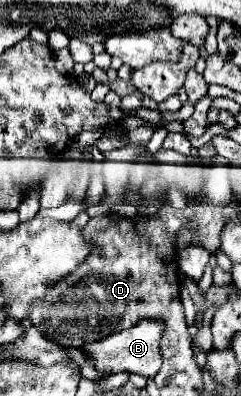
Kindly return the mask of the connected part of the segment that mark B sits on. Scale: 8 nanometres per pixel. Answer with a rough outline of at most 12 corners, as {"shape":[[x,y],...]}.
{"shape":[[145,318],[83,348],[109,376],[159,372],[163,320]]}

